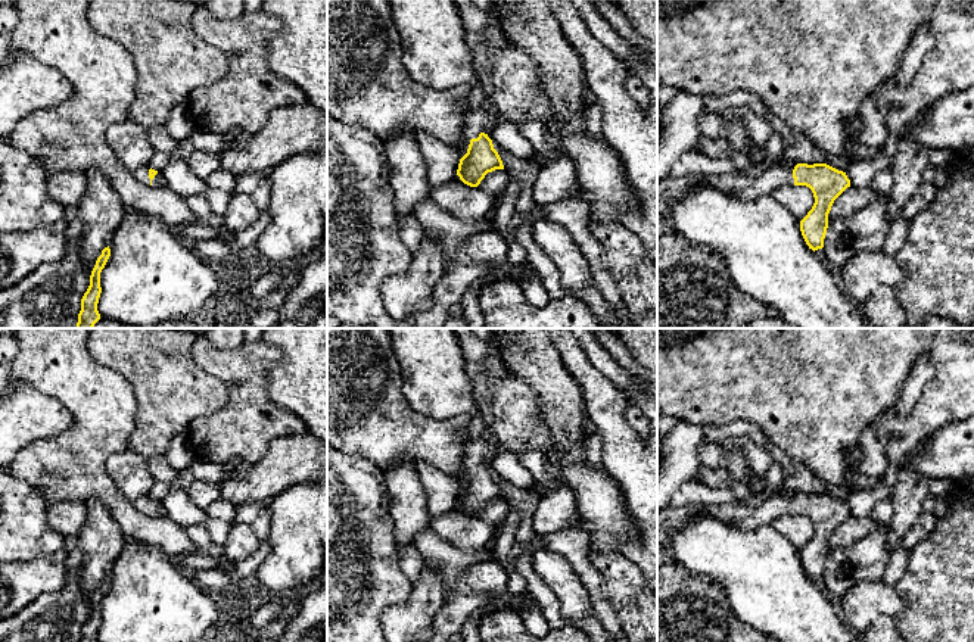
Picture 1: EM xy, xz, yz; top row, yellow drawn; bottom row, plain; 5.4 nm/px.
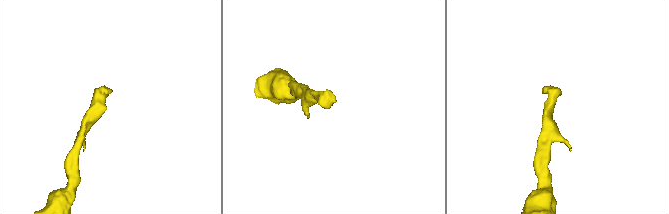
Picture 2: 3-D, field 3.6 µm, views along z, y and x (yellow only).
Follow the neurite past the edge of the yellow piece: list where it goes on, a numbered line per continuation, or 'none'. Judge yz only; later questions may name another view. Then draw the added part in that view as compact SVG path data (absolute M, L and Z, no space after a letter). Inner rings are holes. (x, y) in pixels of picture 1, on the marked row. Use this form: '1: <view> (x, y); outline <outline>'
1: yz (747, 186); outline M774 163L768 168L751 172L734 169L729 174L715 175L668 175L657 181L657 216L666 216L670 205L684 199L691 188L698 184L719 188L743 200L753 200L759 196L771 196L782 186L794 186L793 169L794 166L791 168Z

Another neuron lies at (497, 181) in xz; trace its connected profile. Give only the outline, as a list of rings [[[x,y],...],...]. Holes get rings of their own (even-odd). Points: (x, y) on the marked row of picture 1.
[[[495,169],[488,172],[485,178],[477,186],[491,196],[501,194],[507,190],[510,184],[510,177],[505,169]]]

